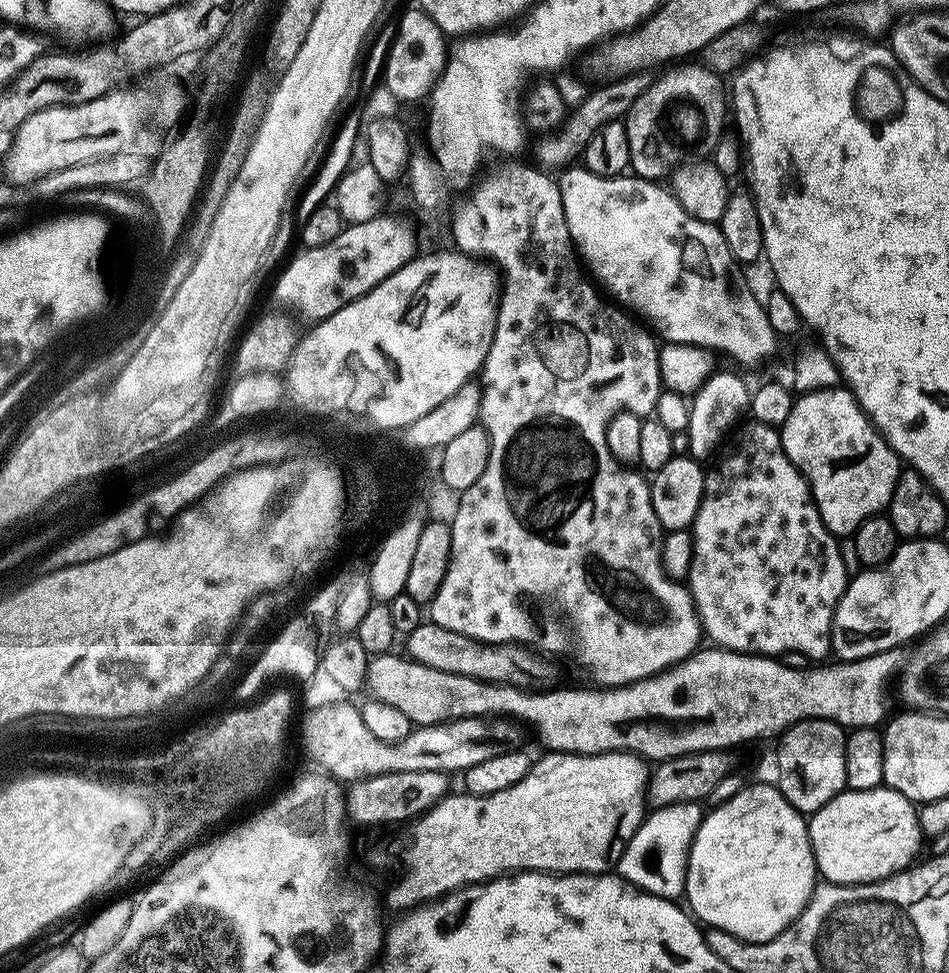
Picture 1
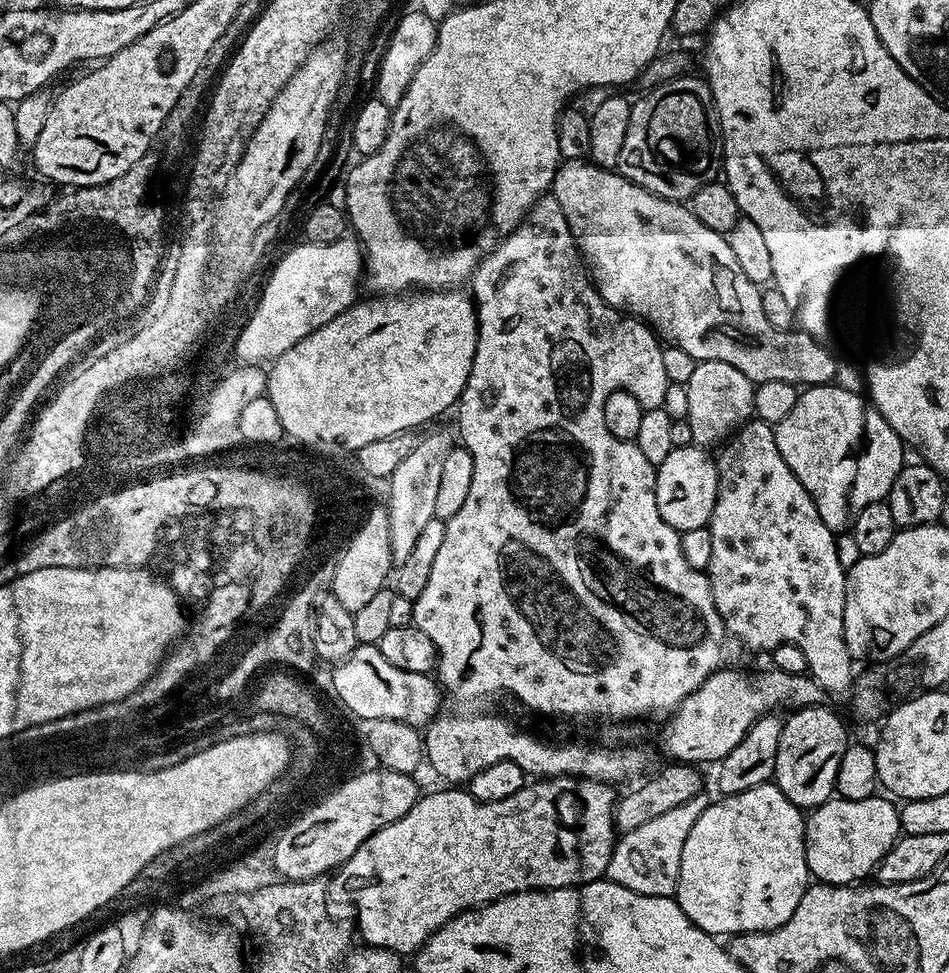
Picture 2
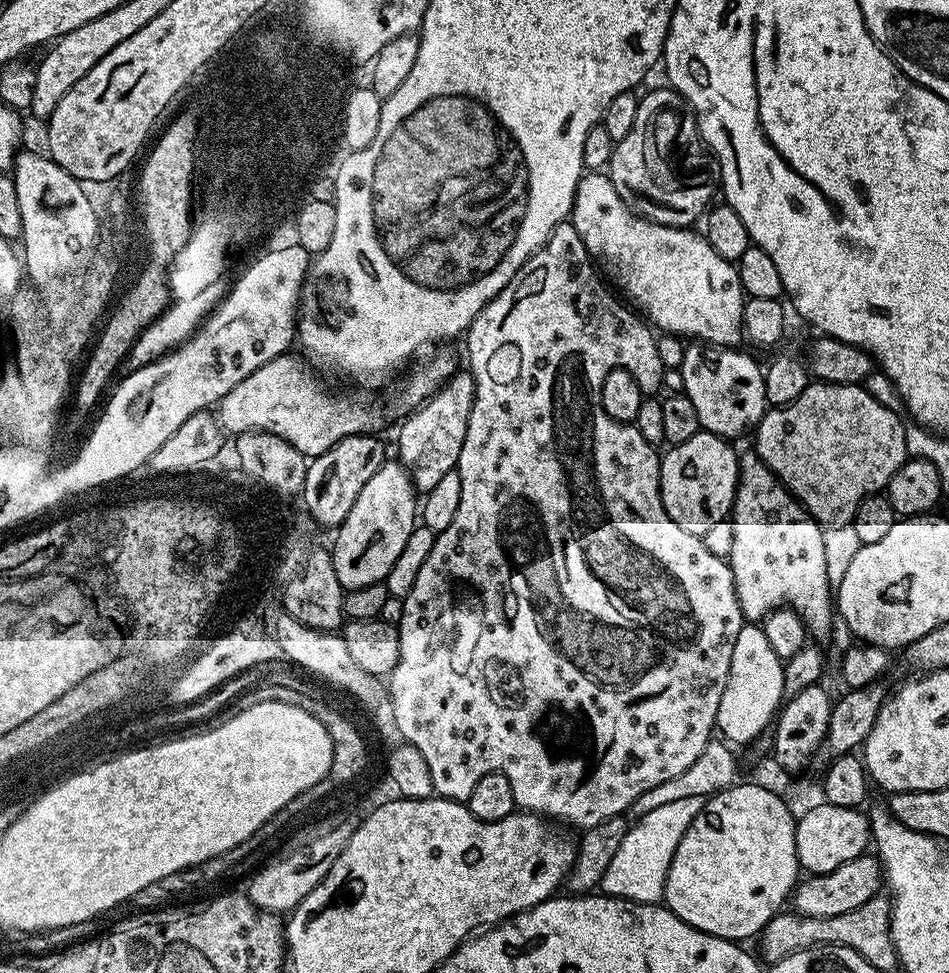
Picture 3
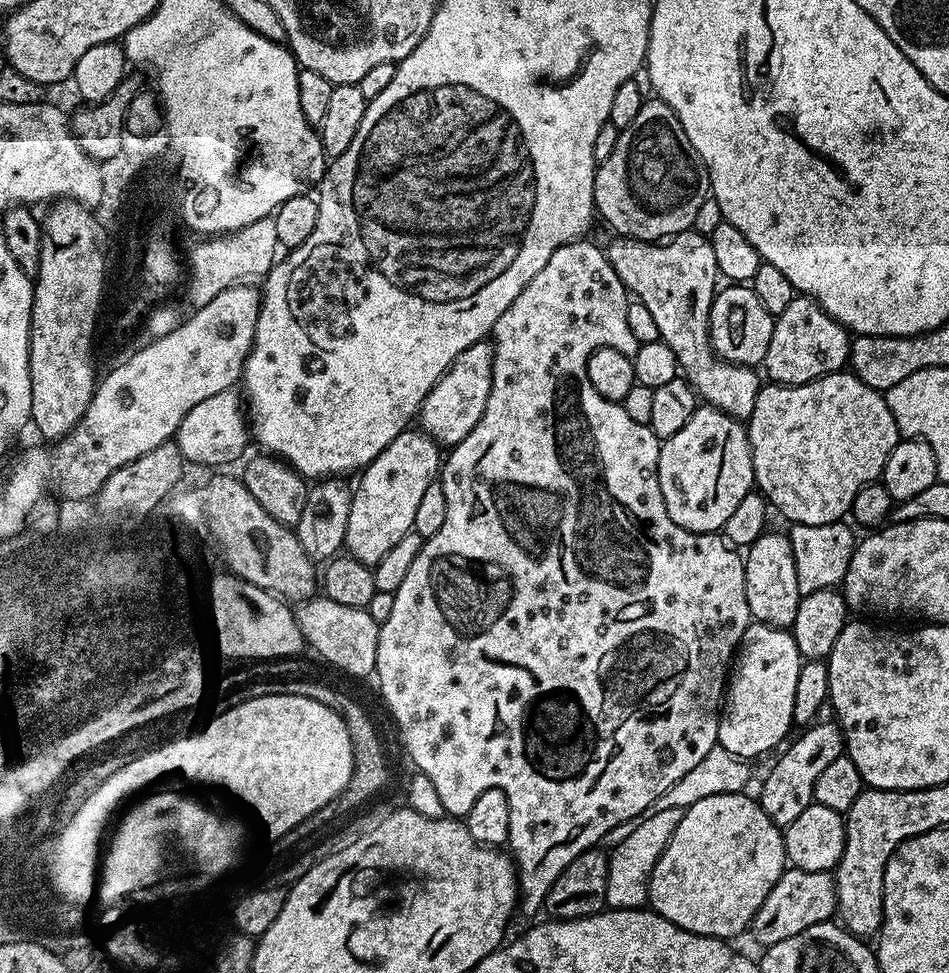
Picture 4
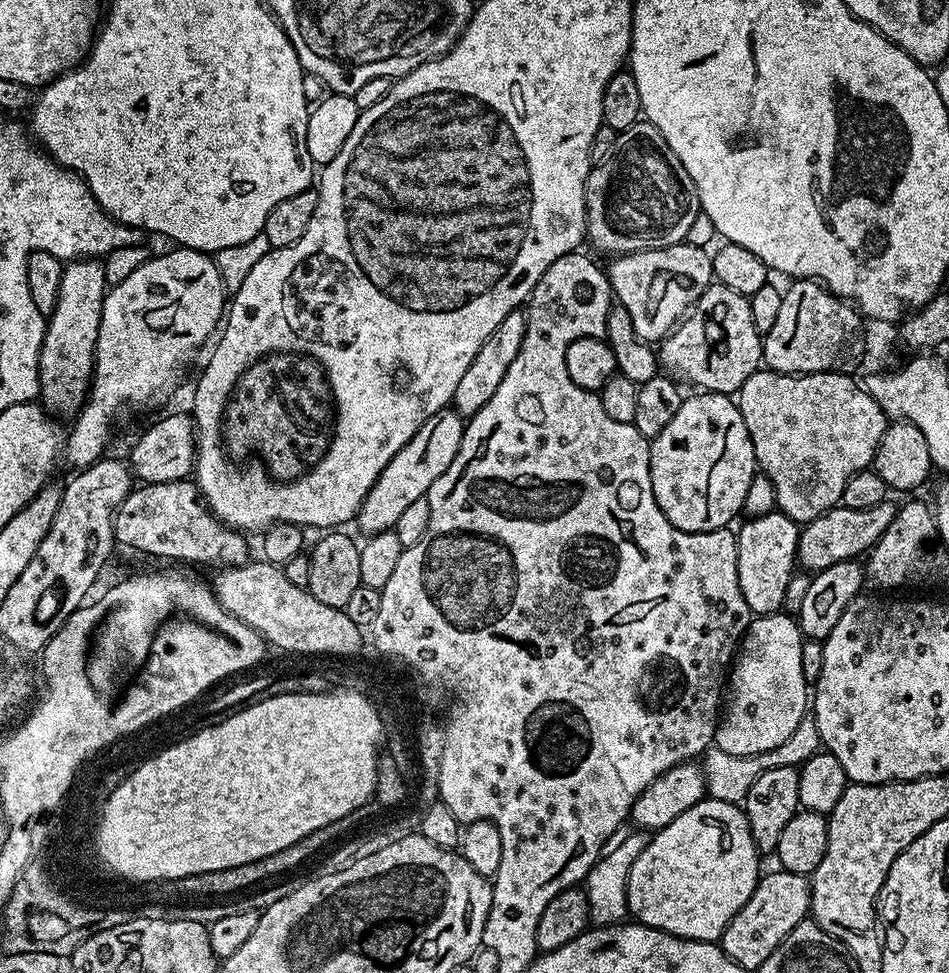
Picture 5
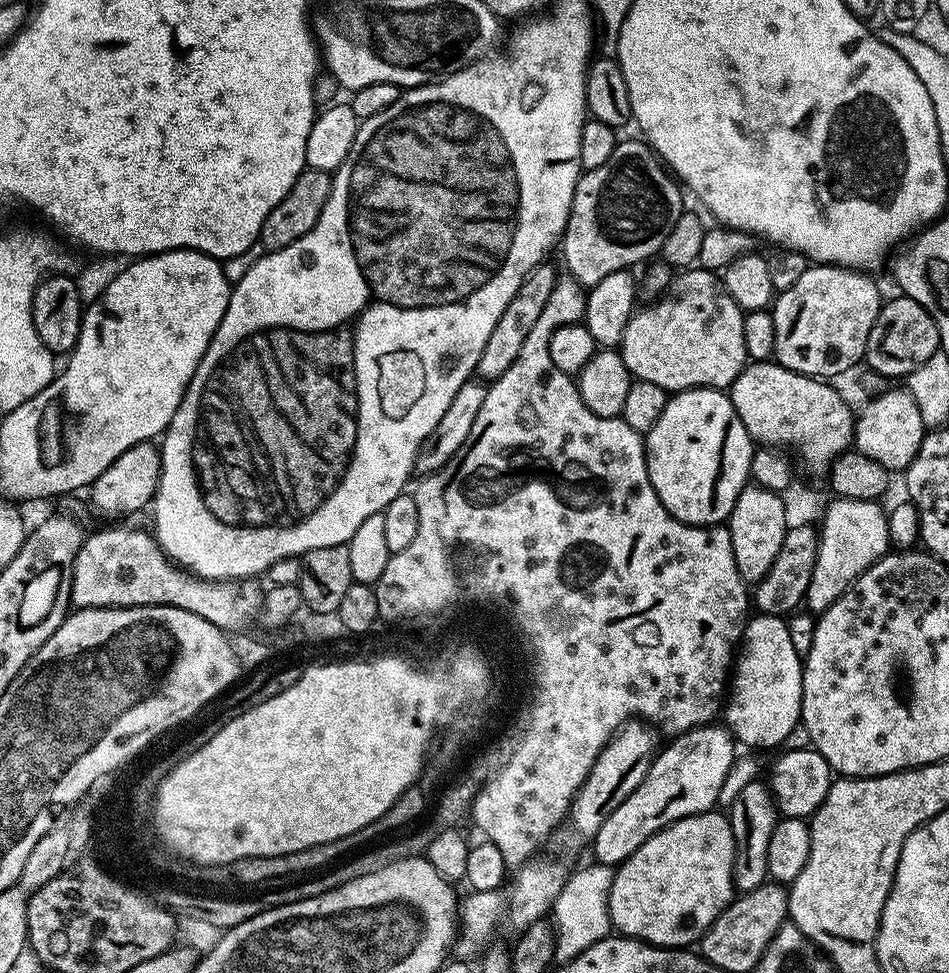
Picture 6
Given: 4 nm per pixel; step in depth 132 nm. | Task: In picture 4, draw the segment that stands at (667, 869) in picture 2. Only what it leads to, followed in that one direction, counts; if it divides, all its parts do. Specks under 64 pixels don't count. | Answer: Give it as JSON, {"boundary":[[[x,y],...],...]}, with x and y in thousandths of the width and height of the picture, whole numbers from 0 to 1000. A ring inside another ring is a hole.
{"boundary":[[[720,830],[698,832],[680,843],[671,842],[667,855],[656,865],[644,873],[641,881],[641,905],[639,906],[639,930],[641,933],[677,933],[683,929],[685,898],[698,882],[714,845],[721,840]]]}

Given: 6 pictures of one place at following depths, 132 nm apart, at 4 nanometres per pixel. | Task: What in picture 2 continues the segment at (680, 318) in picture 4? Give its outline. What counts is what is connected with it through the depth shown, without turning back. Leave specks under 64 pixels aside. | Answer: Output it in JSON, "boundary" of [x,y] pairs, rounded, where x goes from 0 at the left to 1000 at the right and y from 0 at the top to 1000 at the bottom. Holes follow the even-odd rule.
{"boundary":[[[742,370],[732,373],[728,386],[723,394],[725,407],[724,431],[730,443],[730,455],[734,459],[746,460],[747,457],[762,453],[769,445],[769,440],[787,433],[796,422],[793,405],[796,396],[780,380],[765,372]]]}

